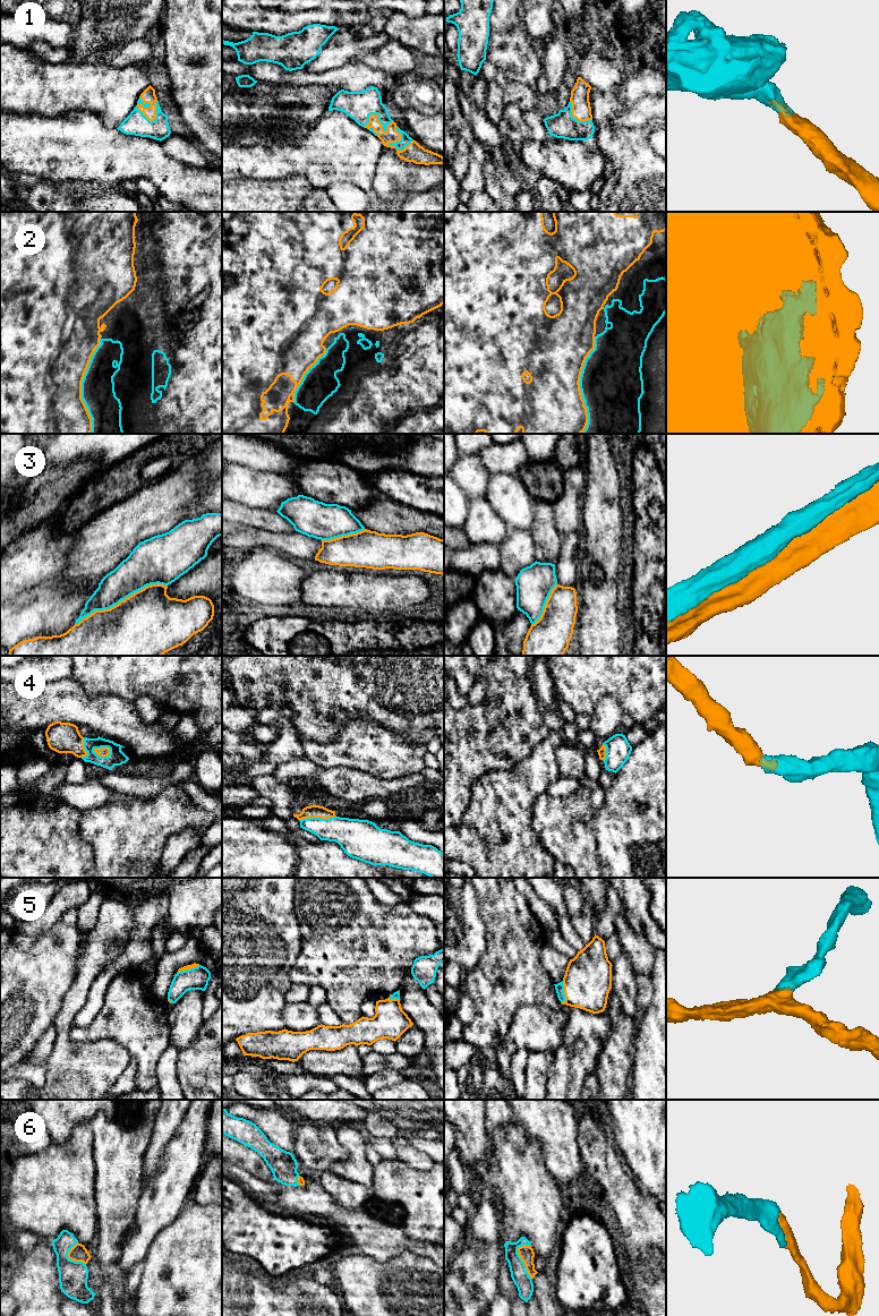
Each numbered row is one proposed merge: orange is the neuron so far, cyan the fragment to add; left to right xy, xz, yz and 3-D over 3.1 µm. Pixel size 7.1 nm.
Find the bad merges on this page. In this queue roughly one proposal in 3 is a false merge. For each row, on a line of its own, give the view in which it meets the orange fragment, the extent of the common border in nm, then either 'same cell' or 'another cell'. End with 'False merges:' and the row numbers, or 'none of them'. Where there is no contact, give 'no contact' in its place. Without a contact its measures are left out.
1: xy | 200 nm | same cell
2: yz | 700 nm | another cell
3: xy | 700 nm | another cell
4: xy | 130 nm | same cell
5: yz | 160 nm | same cell
6: yz | 260 nm | same cell
False merges: 2, 3

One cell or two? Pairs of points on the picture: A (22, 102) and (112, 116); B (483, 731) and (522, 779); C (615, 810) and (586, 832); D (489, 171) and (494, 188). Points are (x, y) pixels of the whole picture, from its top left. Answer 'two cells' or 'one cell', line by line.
A: one cell
B: two cells
C: two cells
D: one cell

